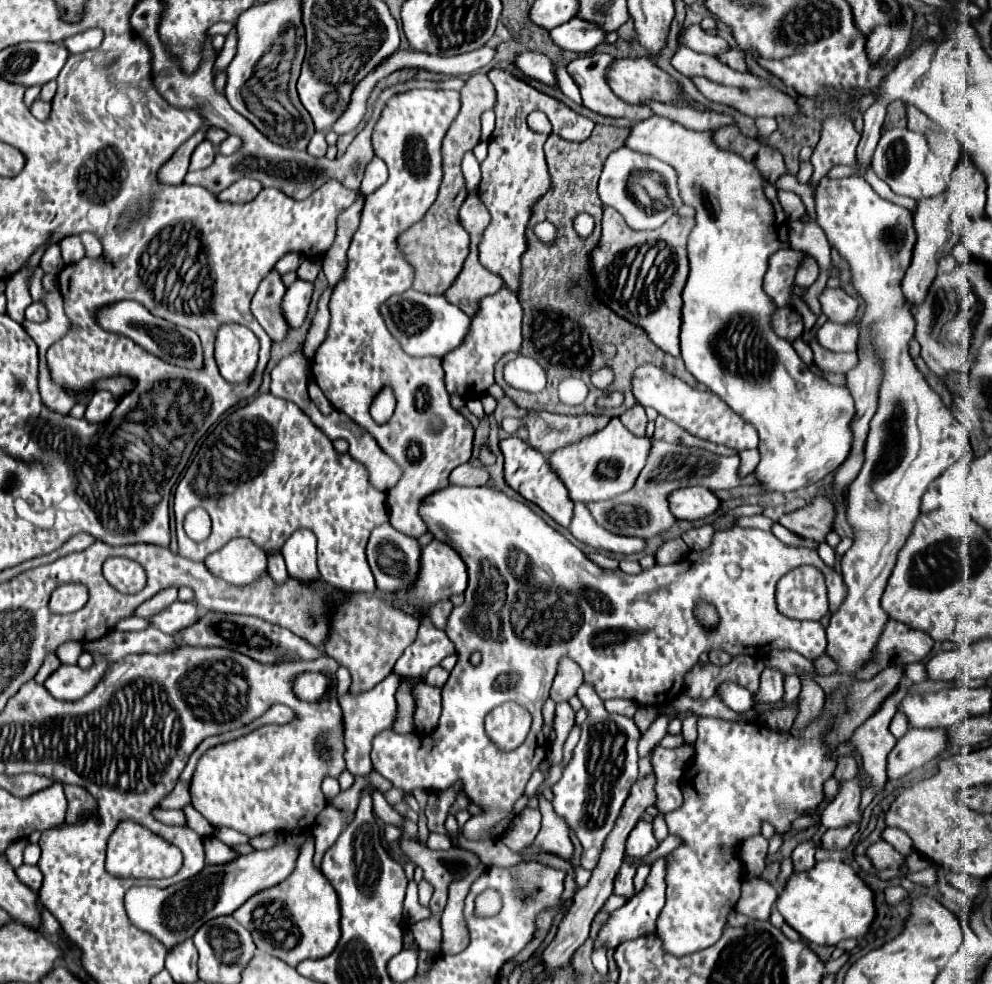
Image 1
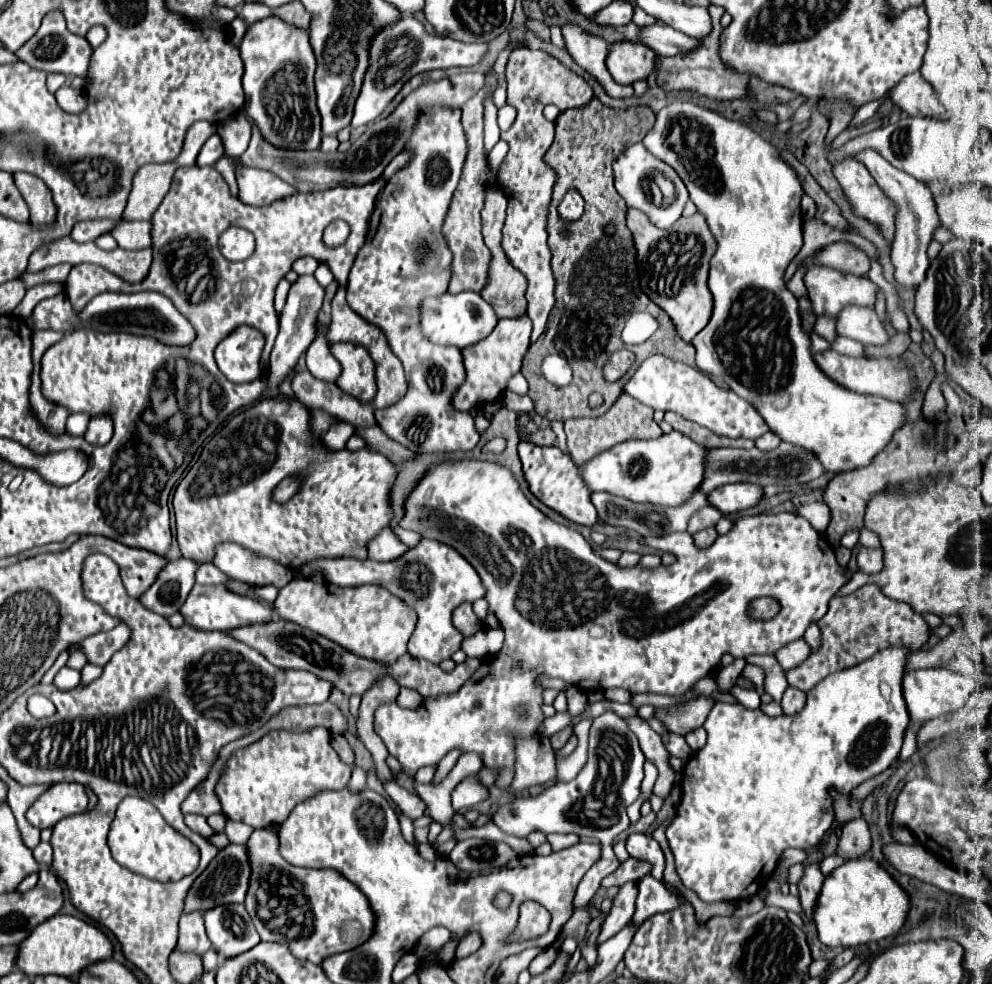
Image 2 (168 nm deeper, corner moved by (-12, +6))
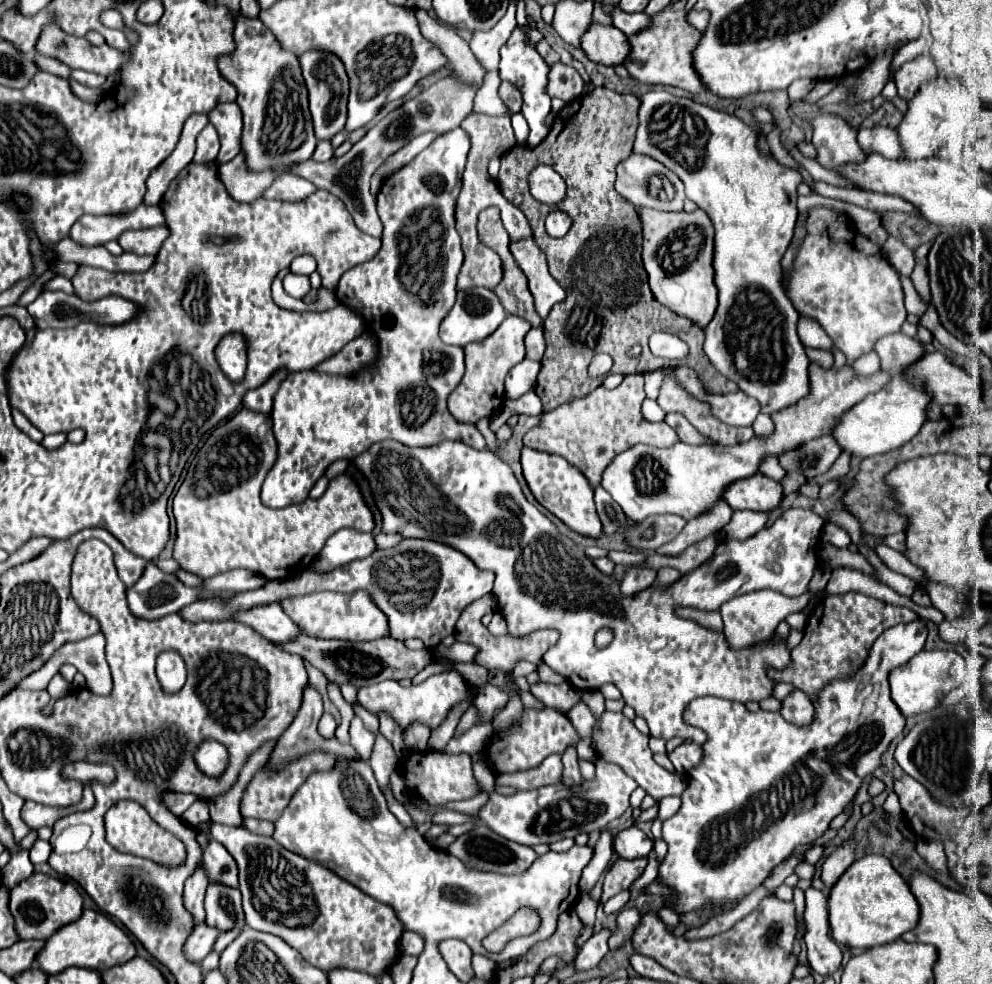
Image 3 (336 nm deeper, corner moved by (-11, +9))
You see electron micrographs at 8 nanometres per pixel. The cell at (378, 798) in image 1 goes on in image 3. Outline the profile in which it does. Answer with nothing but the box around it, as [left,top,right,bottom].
[281,590,387,642]

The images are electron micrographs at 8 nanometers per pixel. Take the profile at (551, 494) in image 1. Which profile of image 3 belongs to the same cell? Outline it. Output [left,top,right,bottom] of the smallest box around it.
[521,448,601,538]

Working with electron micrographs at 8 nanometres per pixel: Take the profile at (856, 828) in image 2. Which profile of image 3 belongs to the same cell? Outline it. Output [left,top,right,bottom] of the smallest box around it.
[821,840,853,894]

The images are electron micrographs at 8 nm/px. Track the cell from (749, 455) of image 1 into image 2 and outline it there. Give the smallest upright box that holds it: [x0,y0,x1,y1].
[755,433,780,451]

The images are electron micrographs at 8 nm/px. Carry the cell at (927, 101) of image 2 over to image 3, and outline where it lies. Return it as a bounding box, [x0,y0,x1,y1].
[893,54,937,100]

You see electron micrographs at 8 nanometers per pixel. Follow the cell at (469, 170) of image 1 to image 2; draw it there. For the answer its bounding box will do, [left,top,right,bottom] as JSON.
[498,105,516,131]

